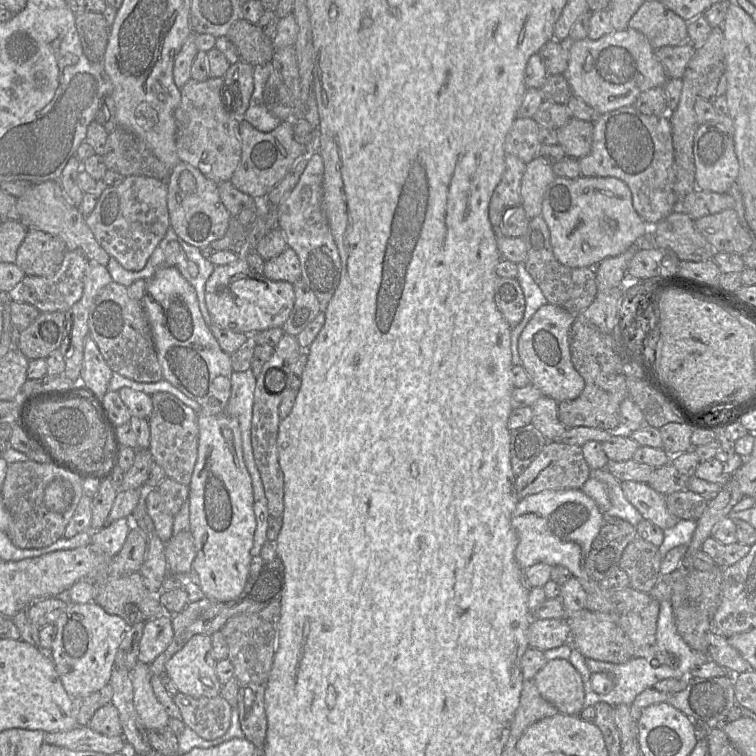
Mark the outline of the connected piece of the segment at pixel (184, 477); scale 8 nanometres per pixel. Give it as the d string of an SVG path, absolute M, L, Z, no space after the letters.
M168 392L153 393L151 400L149 451L155 463L163 468L166 477L189 486L198 455L197 413Z

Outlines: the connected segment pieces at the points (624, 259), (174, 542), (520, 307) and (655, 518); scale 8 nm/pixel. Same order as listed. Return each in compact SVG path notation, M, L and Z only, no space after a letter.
M633 245L620 255L601 261L595 267L597 291L620 287L621 280L628 271L629 262L637 251L637 245Z
M181 531L173 534L165 543L167 573L192 574L192 562L196 557L196 549L192 533Z
M497 276L495 283L495 302L504 319L515 327L525 312L525 297L516 278Z
M624 481L620 484L626 499L638 510L643 519L662 530L675 526L680 520L667 509L666 495L658 493L647 483Z

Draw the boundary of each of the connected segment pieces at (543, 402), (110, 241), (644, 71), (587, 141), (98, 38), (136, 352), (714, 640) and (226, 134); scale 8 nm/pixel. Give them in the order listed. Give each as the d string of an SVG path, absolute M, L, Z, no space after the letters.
M541 396L532 405L533 417L531 423L548 441L561 436L566 427L558 418L558 402L546 396Z
M133 175L125 177L119 185L101 187L98 202L85 221L110 257L127 270L139 271L170 227L166 181Z
M631 28L613 31L598 40L567 41L568 67L562 74L572 94L600 114L633 106L638 96L651 88L663 87L668 77L646 37Z
M571 118L564 126L557 129L558 144L567 157L580 159L591 149L593 130L593 123Z
M83 12L75 16L76 28L85 56L93 63L102 63L110 31L103 13Z
M111 282L97 294L89 313L89 335L110 369L130 380L153 383L163 379L151 328L141 300L132 299L127 287Z
M714 630L708 633L707 654L711 660L726 668L731 675L751 670L750 664L728 643L727 638Z
M209 77L203 81L190 79L180 89L181 100L174 113L176 122L176 151L180 161L197 168L216 184L231 179L240 162L242 150L239 133L240 121L231 113L231 111L235 110L234 107L230 107L229 109L225 107L222 98L222 88L224 88L223 77Z

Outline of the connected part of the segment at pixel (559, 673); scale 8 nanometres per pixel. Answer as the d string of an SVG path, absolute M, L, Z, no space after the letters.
M568 659L547 660L532 680L540 695L560 713L579 715L584 708L583 681Z

